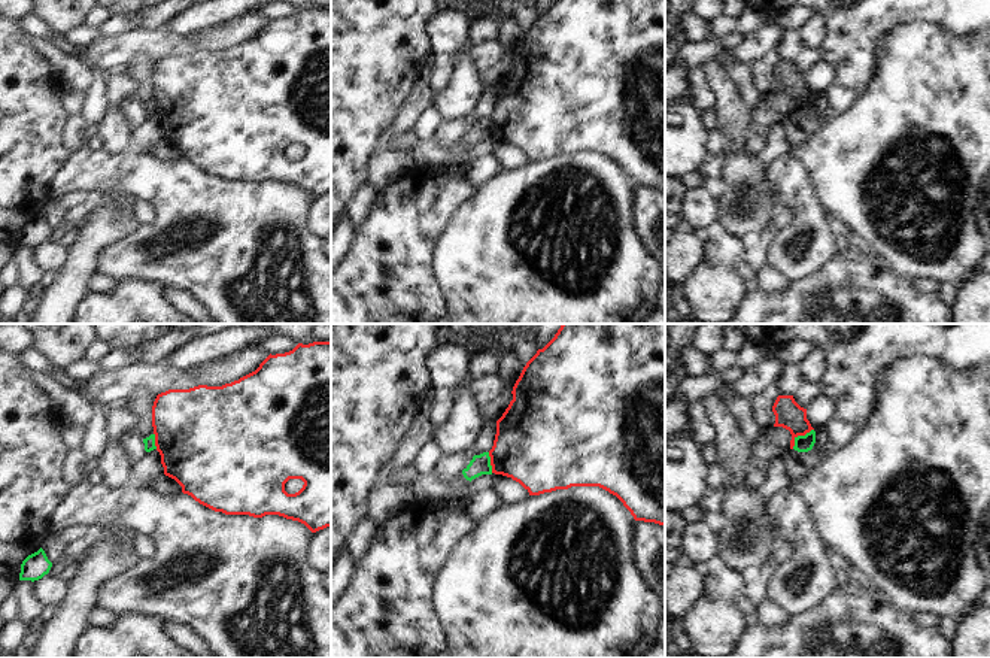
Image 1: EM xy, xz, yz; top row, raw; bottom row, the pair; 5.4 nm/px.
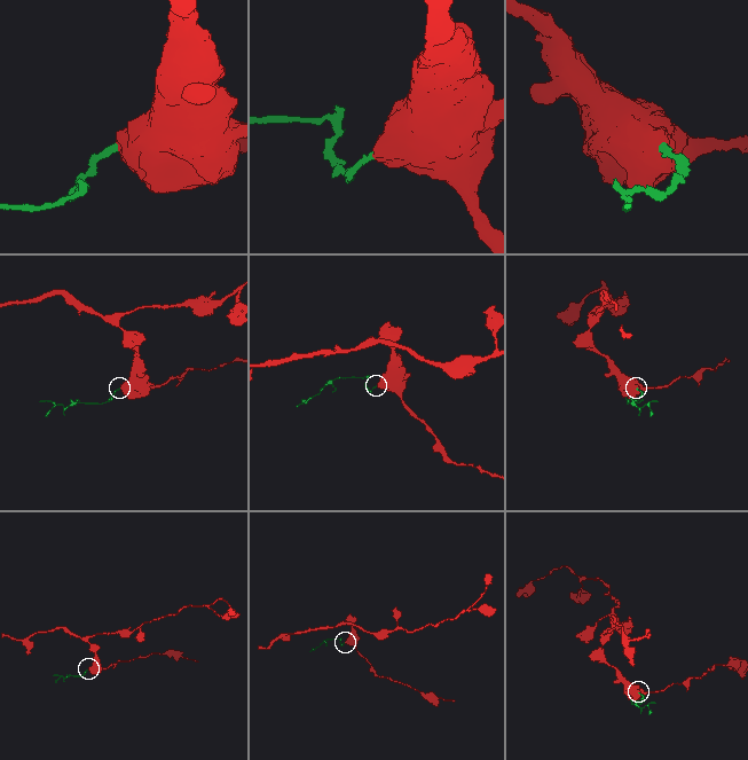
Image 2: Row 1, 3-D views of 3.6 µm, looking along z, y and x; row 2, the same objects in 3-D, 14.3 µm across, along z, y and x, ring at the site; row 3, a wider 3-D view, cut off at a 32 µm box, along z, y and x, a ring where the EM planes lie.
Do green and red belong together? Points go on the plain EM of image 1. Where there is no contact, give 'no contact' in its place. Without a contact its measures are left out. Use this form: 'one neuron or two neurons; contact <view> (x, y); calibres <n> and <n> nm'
two neurons; contact yz (799, 102); calibres 100 and 150 nm

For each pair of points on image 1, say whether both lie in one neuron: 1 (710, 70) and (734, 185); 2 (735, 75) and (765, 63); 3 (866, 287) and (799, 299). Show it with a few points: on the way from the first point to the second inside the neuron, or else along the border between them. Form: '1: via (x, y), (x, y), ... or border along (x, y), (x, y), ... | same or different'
1: via (728, 99), (731, 112), (738, 121), (738, 157) | same
2: border along (750, 66), (755, 75), (755, 85), (762, 97) | different
3: via (850, 287), (826, 285), (816, 291) | same

